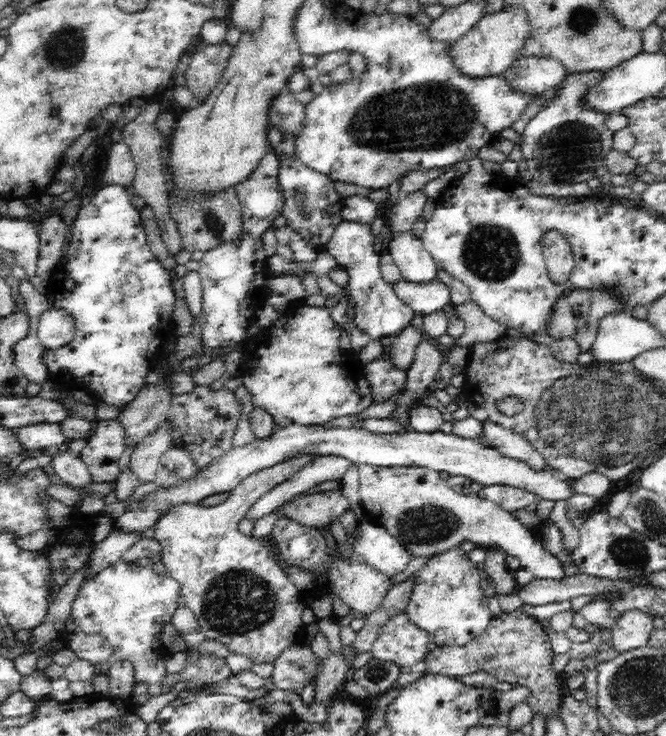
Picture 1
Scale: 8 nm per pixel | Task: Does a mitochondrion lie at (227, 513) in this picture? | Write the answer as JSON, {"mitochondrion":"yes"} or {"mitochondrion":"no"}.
{"mitochondrion":"no"}

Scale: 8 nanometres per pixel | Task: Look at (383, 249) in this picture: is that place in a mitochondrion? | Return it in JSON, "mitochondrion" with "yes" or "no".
{"mitochondrion":"no"}

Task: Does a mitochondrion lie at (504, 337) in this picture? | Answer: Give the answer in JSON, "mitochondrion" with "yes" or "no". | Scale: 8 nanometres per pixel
{"mitochondrion":"no"}

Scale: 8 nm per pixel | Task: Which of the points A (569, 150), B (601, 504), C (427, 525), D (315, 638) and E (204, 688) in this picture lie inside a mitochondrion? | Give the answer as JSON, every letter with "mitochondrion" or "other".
{"A":"mitochondrion","B":"other","C":"mitochondrion","D":"other","E":"other"}

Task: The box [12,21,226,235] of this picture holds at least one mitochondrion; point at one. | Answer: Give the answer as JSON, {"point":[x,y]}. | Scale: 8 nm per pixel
{"point":[65,48]}

